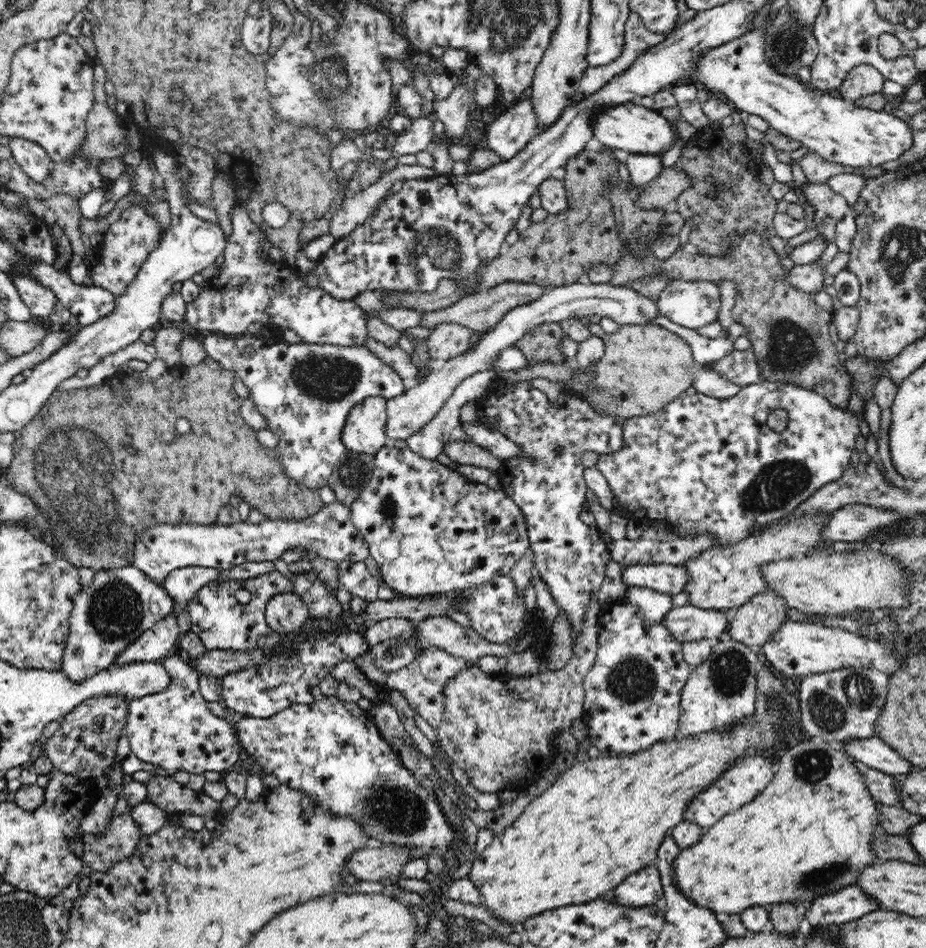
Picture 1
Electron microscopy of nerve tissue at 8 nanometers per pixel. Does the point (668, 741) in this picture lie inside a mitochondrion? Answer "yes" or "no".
no

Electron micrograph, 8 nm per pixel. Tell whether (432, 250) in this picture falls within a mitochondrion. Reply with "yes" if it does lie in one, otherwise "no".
yes

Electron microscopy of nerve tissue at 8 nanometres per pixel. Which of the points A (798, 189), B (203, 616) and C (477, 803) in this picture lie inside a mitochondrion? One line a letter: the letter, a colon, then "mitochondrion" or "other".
A: other
B: other
C: other

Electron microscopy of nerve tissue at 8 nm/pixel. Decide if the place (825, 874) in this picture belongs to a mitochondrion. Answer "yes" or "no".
yes

